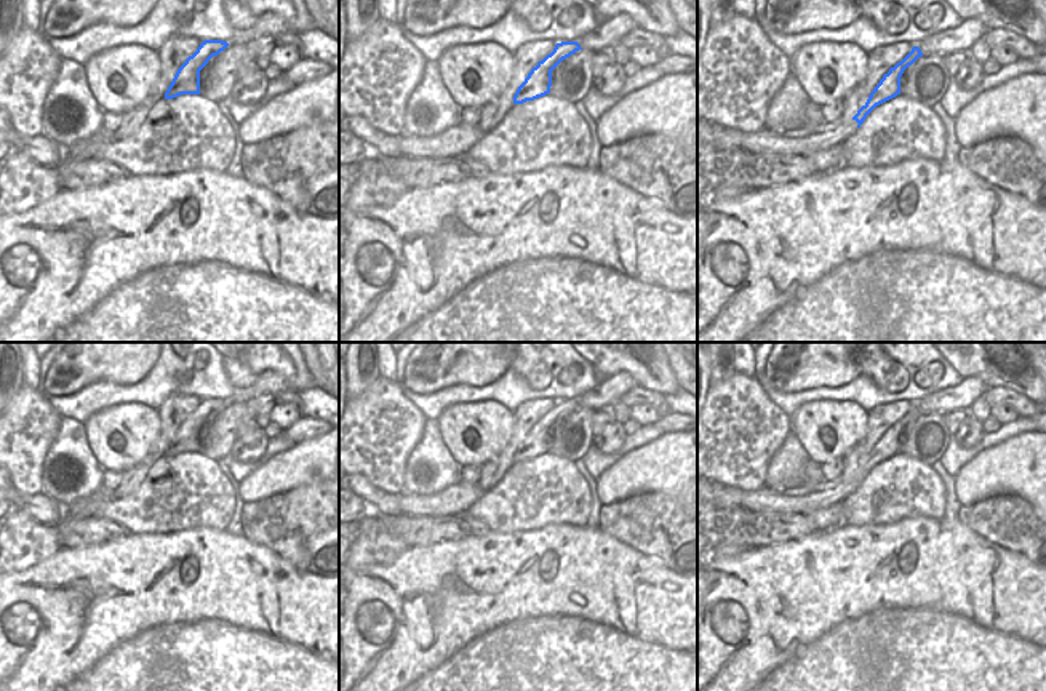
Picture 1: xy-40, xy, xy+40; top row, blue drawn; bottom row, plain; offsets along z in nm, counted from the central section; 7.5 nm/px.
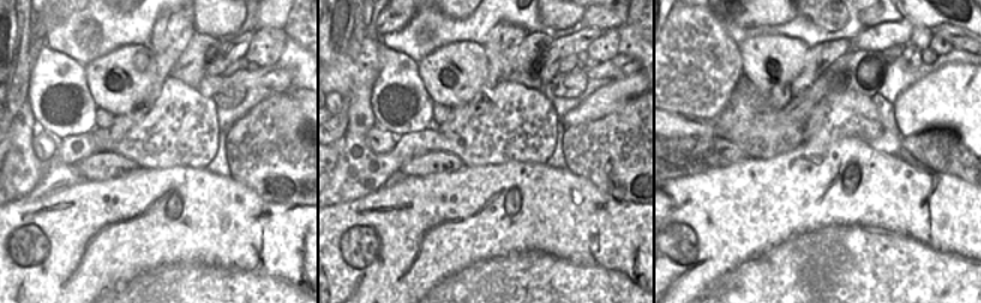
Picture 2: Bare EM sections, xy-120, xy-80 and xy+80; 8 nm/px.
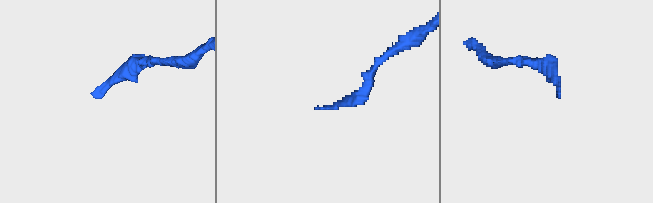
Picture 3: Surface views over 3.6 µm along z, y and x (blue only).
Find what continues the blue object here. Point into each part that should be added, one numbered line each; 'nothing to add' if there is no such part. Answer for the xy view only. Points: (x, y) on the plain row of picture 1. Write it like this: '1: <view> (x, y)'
nothing to add.

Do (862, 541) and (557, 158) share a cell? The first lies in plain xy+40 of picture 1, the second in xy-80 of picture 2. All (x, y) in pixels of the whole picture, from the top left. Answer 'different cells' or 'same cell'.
different cells

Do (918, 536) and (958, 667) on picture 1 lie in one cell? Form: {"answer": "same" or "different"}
{"answer": "same"}

